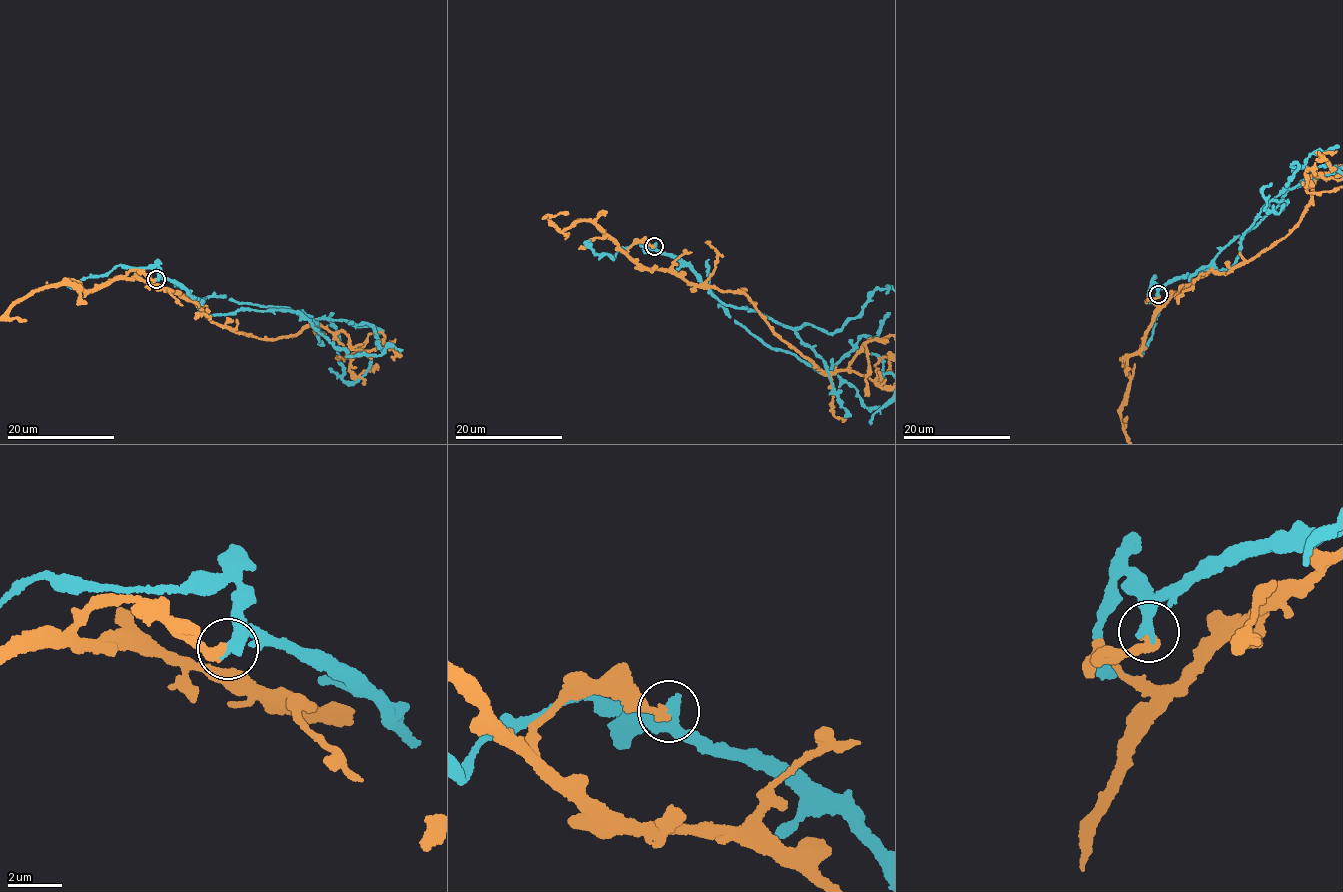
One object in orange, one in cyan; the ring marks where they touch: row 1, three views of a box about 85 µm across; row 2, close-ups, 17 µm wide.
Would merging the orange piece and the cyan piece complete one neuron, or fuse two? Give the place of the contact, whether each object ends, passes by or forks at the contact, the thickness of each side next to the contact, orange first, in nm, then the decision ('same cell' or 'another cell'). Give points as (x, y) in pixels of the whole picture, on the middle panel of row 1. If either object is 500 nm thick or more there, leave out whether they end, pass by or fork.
(654, 246) | 360/500 nm | another cell

